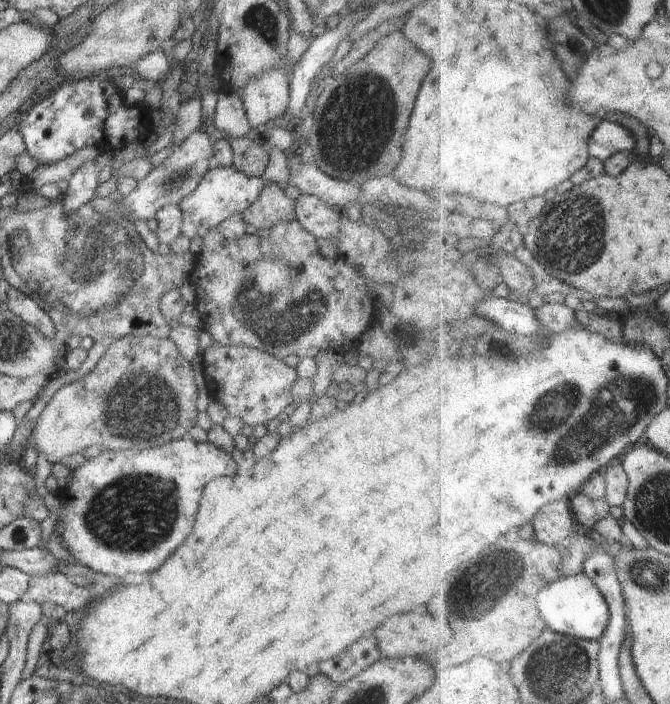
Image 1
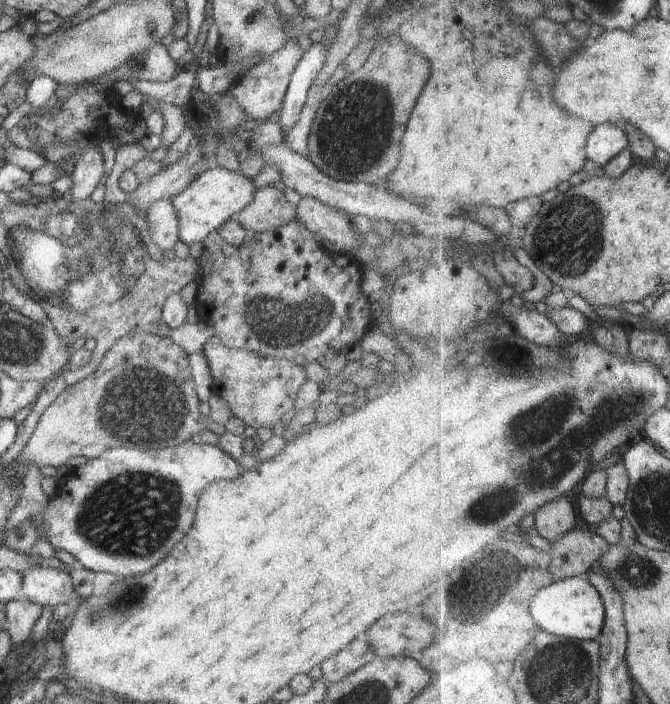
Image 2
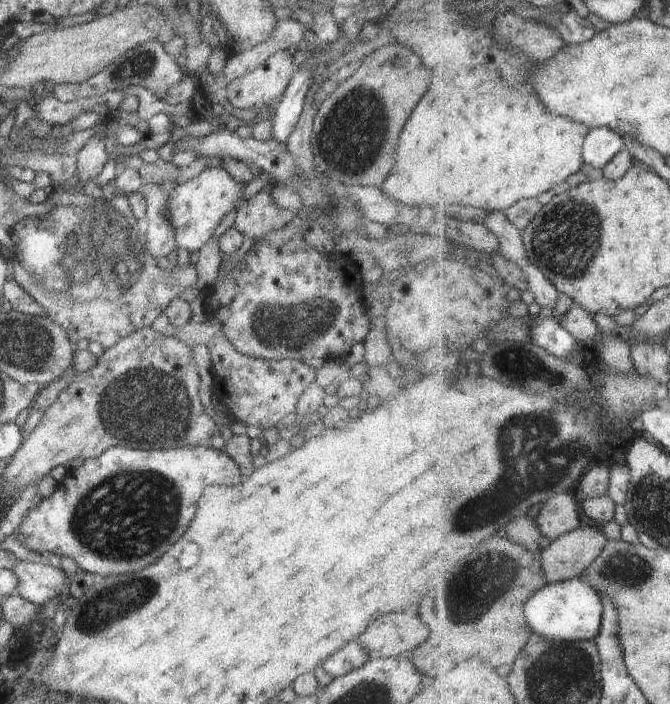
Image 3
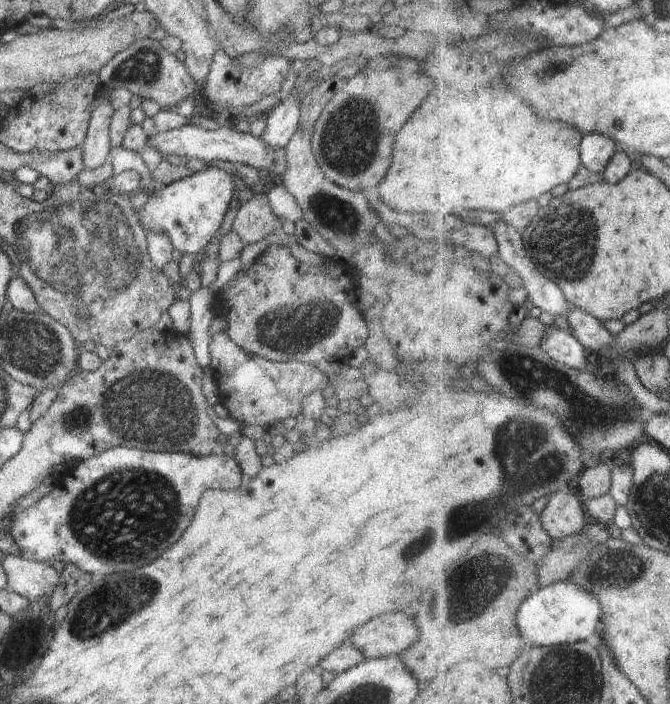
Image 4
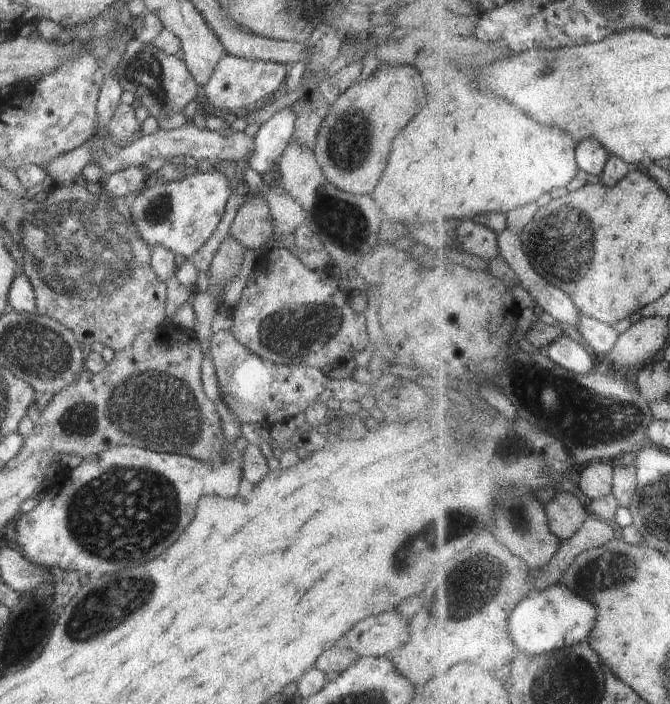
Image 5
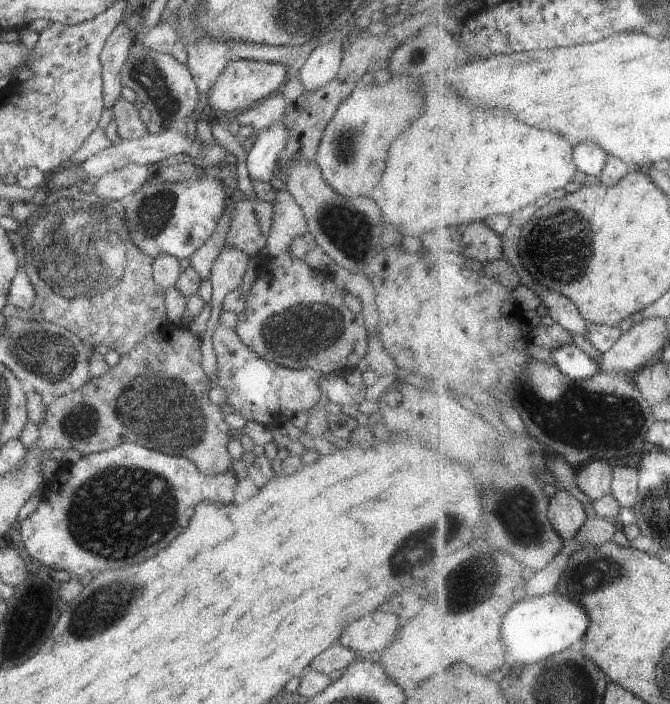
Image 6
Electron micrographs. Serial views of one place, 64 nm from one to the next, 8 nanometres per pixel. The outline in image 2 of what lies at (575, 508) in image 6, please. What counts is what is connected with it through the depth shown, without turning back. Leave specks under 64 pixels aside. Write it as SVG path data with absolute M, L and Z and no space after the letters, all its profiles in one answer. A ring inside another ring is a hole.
M567 497L553 500L543 506L535 515L535 520L541 536L549 540L552 545L576 529L578 524L574 504Z

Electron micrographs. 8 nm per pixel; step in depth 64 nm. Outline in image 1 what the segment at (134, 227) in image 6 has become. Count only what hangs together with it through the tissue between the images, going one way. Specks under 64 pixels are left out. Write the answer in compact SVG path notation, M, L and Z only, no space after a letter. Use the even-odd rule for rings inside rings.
M216 164L204 175L194 192L178 204L183 216L182 236L190 241L196 237L202 238L210 229L217 228L225 218L244 212L259 199L266 184L262 177L249 177L232 166L222 167Z

